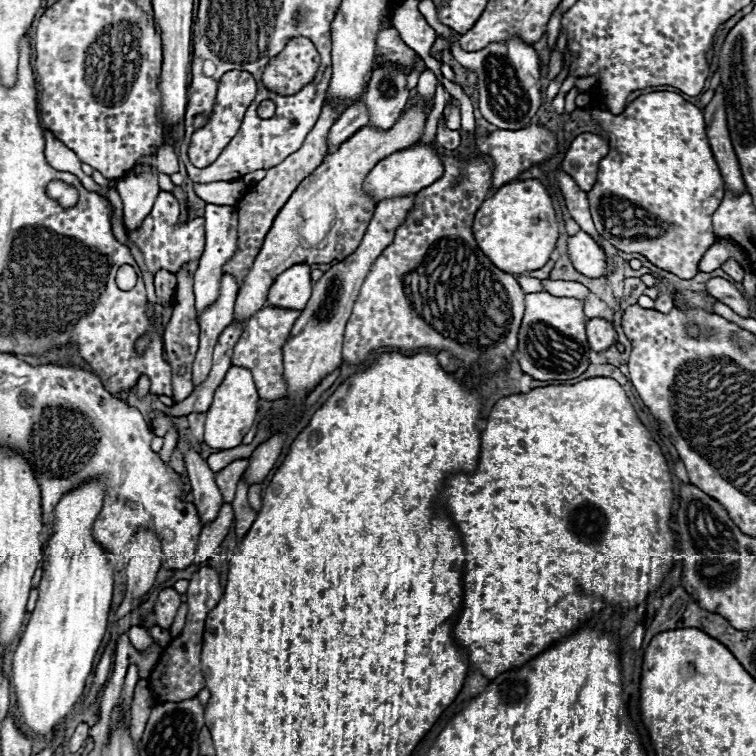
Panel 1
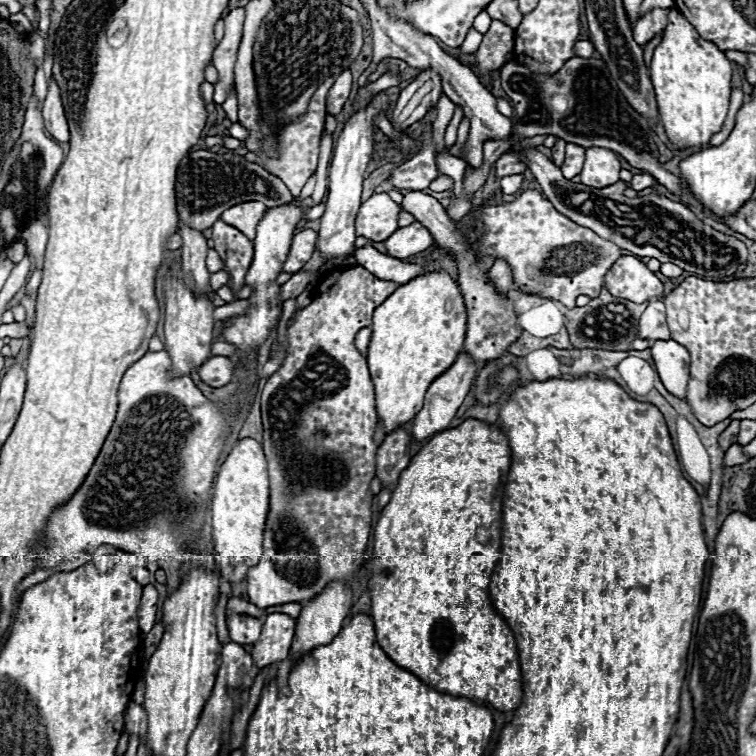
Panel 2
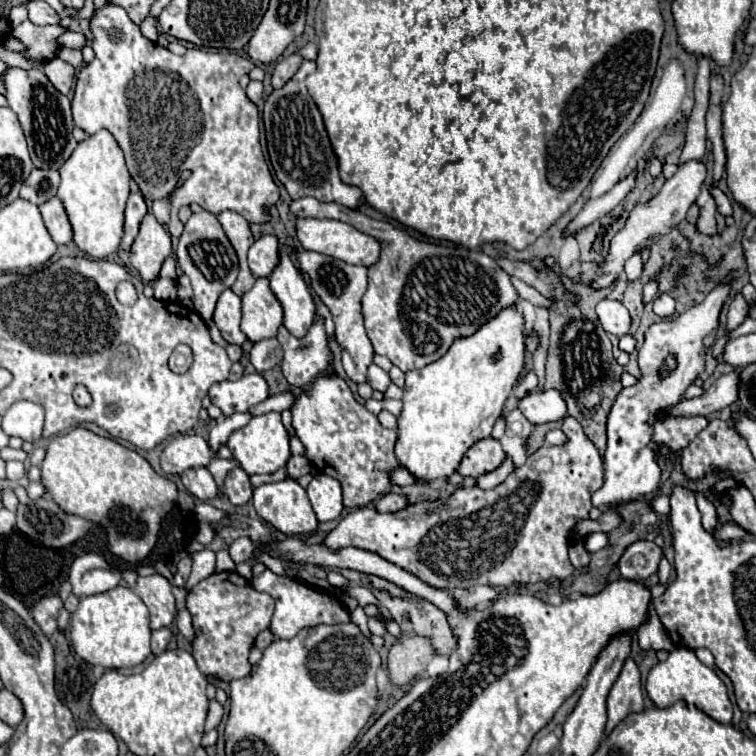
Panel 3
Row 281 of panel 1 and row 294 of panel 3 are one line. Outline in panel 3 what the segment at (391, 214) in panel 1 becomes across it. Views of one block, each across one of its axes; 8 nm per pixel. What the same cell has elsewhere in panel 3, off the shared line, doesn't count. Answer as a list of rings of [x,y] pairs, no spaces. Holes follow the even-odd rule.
[[[298,252],[302,270],[306,270],[312,278],[312,290],[322,298],[322,302],[330,308],[334,324],[336,324],[336,340],[342,350],[342,366],[348,378],[356,384],[366,382],[366,368],[372,364],[374,350],[364,330],[362,318],[362,294],[366,292],[366,266],[352,266],[332,256],[324,256],[318,252]]]

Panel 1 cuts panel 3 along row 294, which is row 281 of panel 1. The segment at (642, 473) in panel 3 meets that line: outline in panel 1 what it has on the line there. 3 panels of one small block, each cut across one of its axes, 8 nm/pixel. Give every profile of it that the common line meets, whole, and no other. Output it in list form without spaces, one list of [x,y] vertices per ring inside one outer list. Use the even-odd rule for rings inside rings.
[[[710,278],[706,282],[706,294],[712,296],[712,298],[716,298],[718,302],[730,306],[736,314],[750,316],[748,314],[748,300],[728,280],[724,280],[724,278]]]

